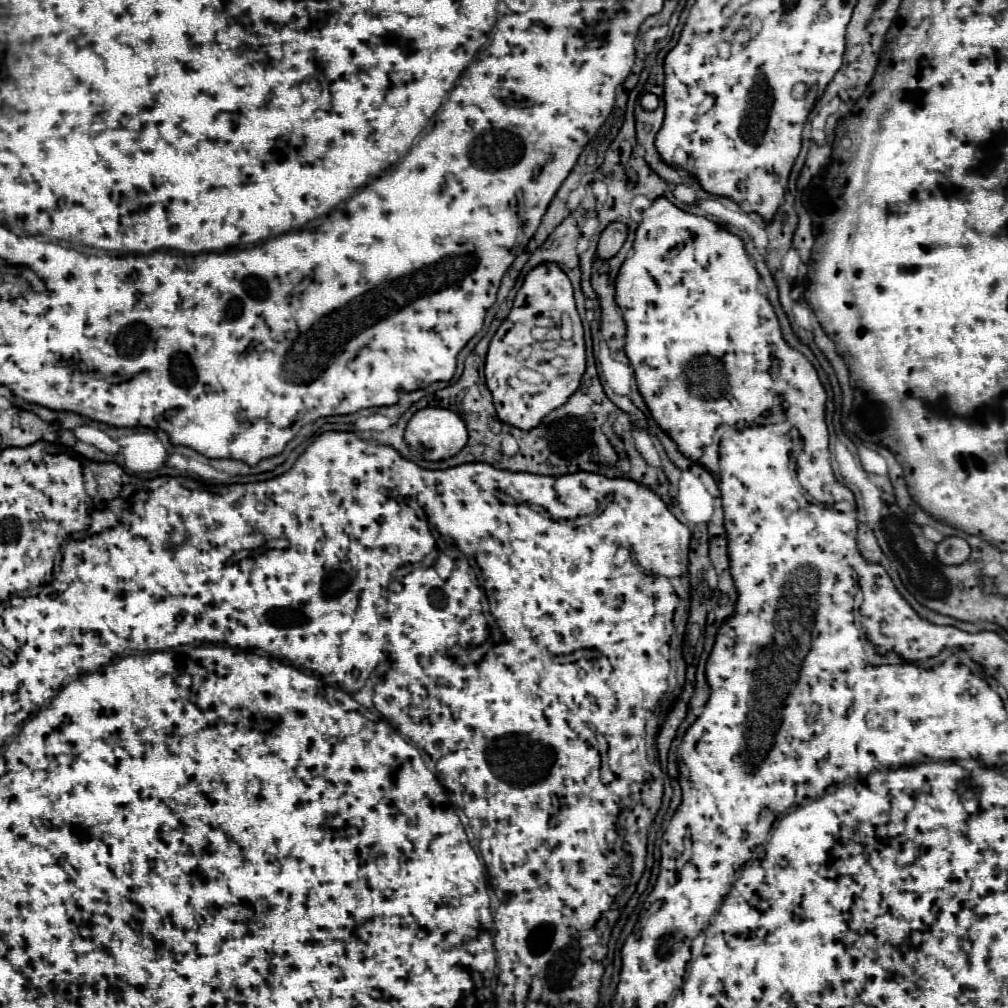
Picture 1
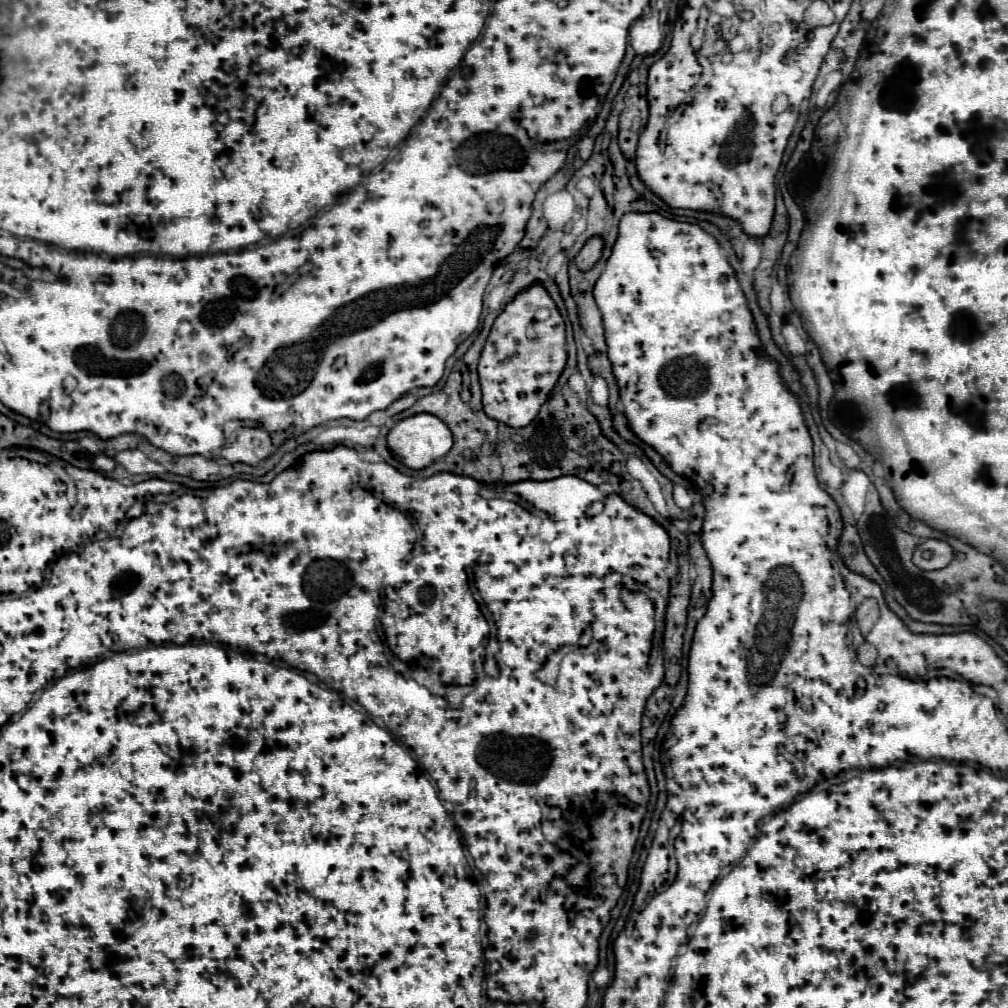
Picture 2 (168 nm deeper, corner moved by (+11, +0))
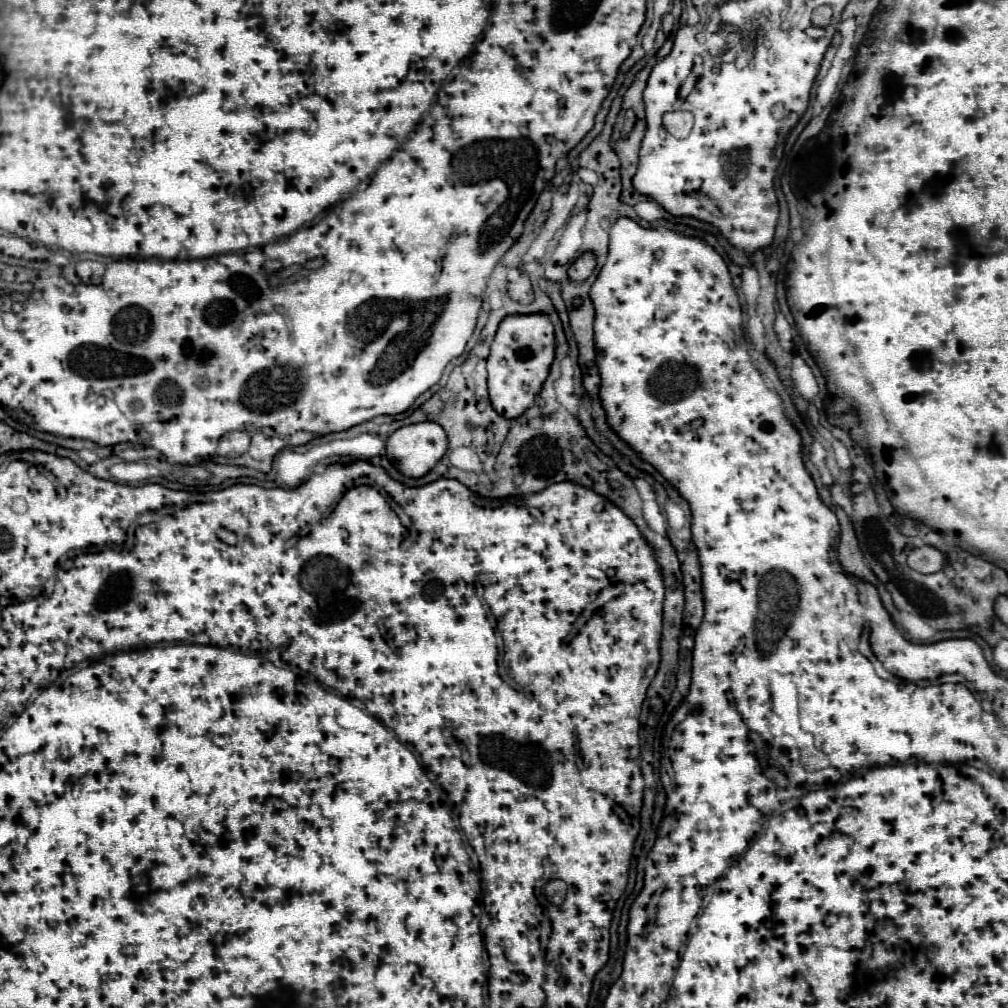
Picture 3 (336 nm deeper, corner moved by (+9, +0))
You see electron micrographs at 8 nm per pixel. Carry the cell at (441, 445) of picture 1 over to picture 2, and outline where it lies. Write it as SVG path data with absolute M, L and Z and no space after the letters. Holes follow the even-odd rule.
M415 414L415 416L399 420L391 428L391 432L387 436L387 446L397 456L403 458L405 466L409 466L413 470L421 470L421 468L429 466L431 462L439 460L441 456L445 456L451 450L451 446L453 446L453 434L451 434L449 426L443 420L439 420L437 416L433 416L433 414Z

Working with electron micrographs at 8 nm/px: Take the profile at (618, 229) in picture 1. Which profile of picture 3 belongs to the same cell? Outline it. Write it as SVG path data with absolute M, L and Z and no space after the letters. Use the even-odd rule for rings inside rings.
M587 252L587 254L583 254L581 258L577 258L571 264L571 268L569 268L569 280L583 282L583 280L587 280L591 276L593 268L595 268L595 256L591 252Z

